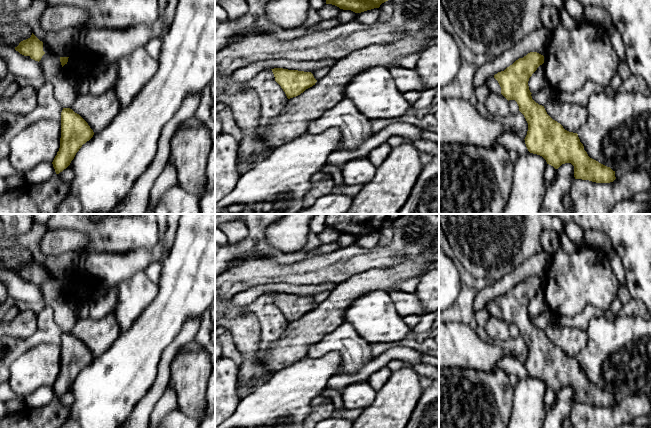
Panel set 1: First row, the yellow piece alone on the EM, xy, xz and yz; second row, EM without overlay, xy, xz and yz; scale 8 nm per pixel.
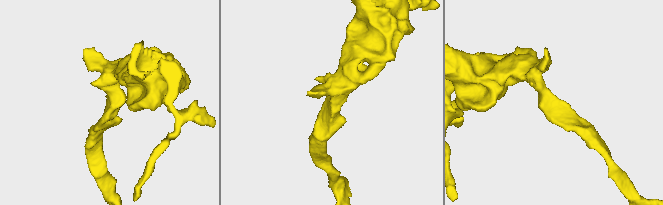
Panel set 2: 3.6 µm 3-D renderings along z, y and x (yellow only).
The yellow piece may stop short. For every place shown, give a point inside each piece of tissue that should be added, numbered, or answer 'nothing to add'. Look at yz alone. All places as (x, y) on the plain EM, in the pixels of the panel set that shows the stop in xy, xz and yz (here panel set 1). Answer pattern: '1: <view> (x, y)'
1: yz (493, 309)

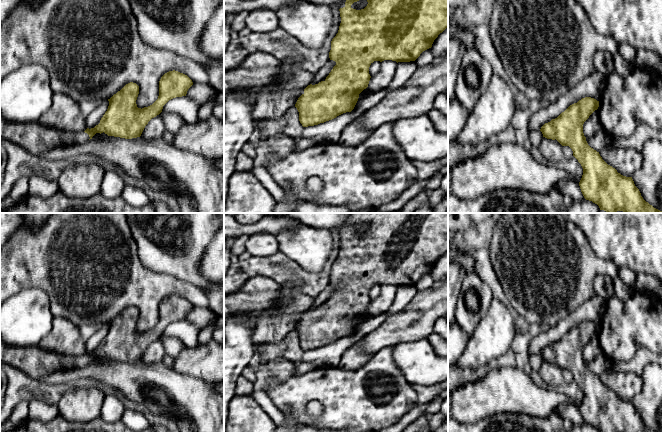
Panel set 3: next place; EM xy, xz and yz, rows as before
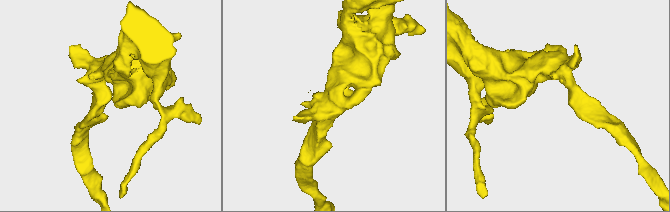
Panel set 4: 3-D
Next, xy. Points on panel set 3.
1: xy (37, 363)

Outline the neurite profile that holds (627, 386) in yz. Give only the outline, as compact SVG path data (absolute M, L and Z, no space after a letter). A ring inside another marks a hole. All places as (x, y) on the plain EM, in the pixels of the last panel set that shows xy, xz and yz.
M609 369L599 378L608 389L626 401L632 401L642 390L642 377L635 373L615 372Z

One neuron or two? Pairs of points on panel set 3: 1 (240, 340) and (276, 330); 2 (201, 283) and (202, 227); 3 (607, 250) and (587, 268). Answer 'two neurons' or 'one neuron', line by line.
1: two neurons
2: one neuron
3: two neurons

